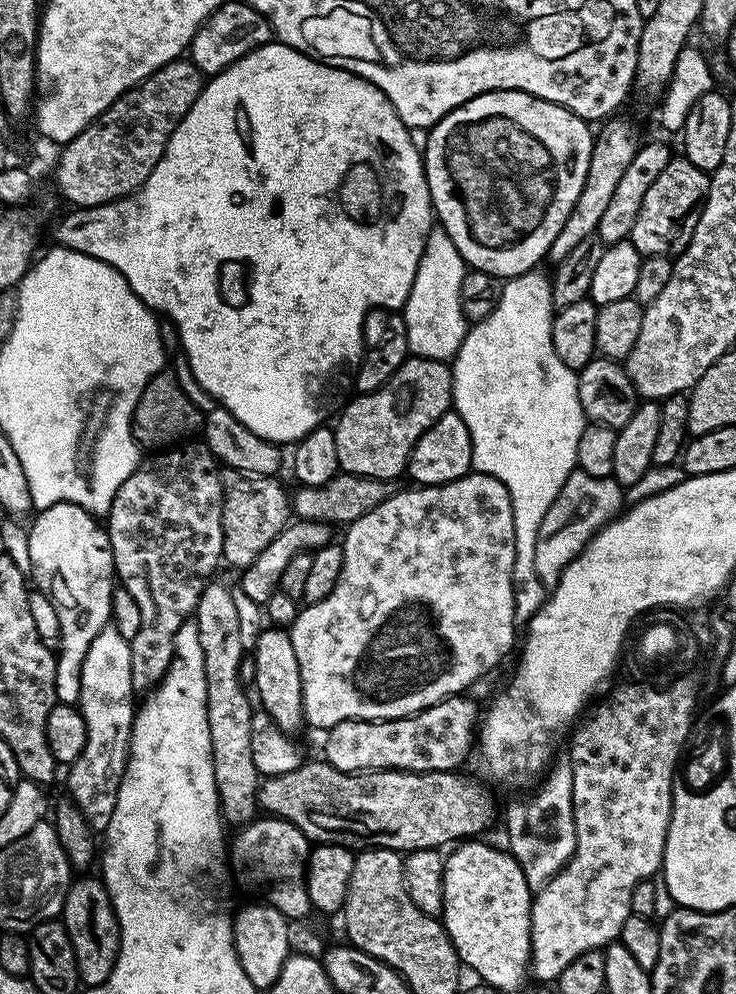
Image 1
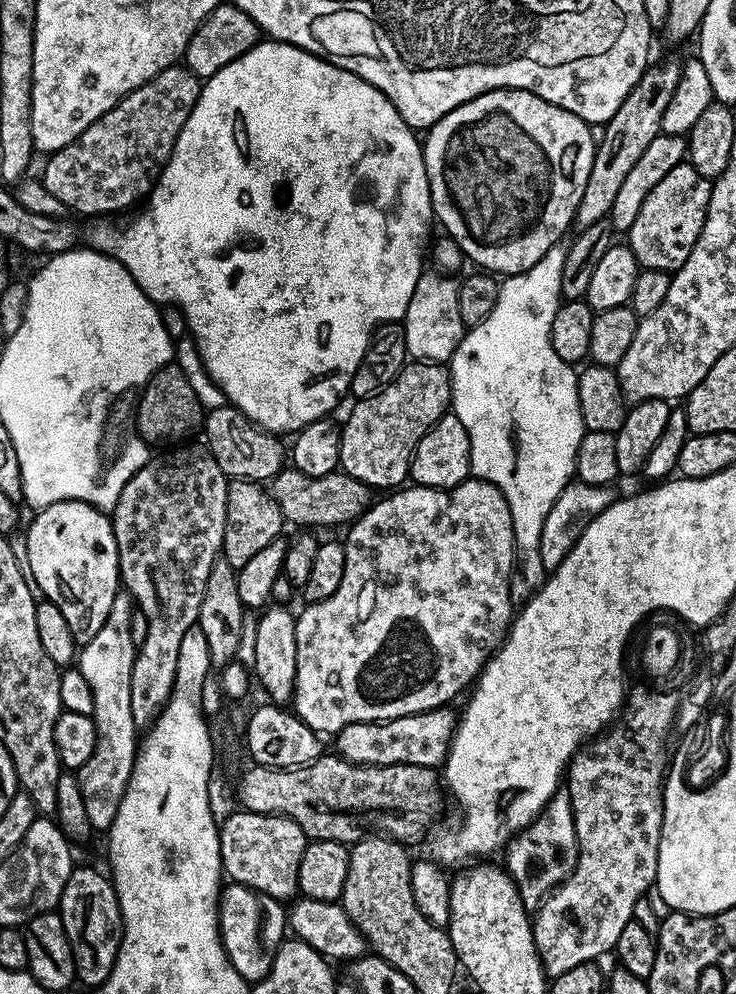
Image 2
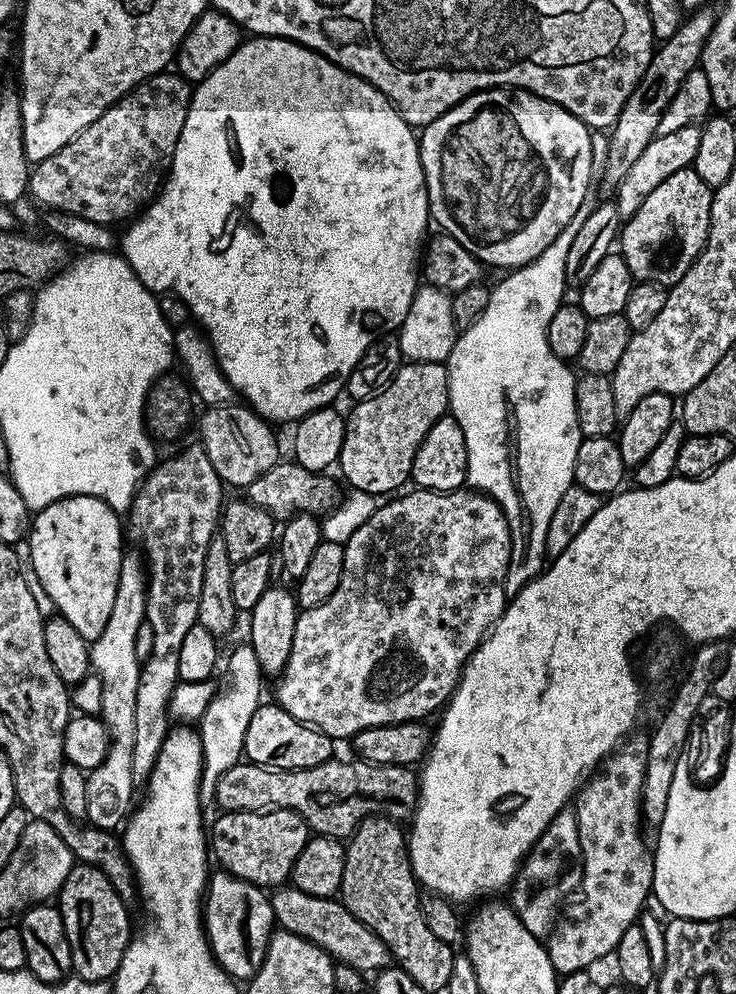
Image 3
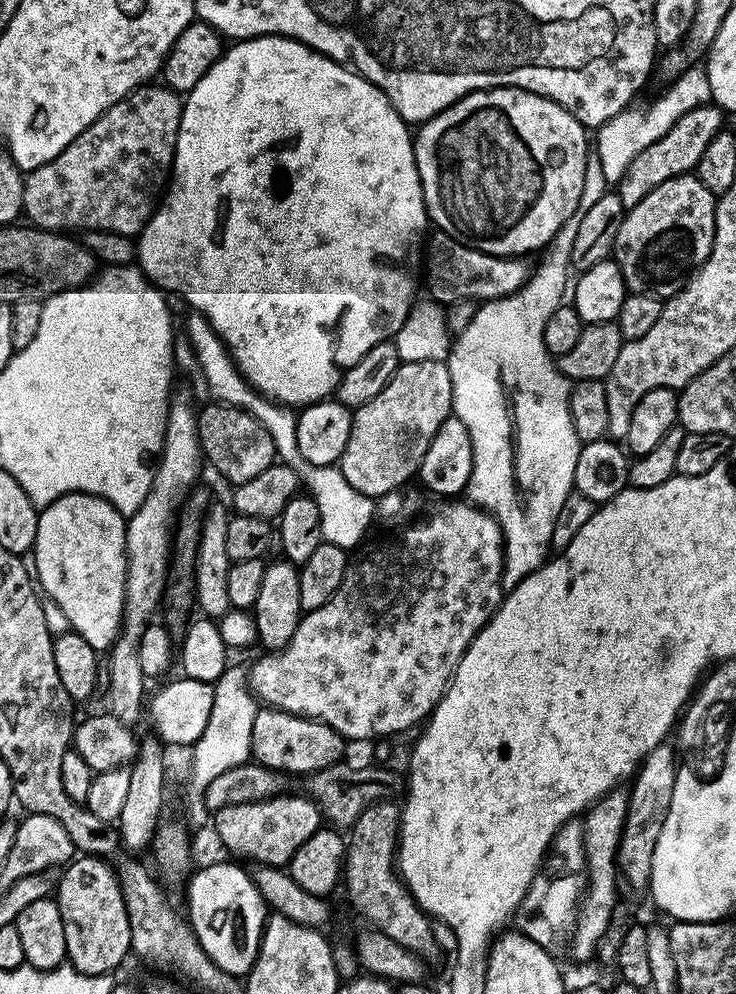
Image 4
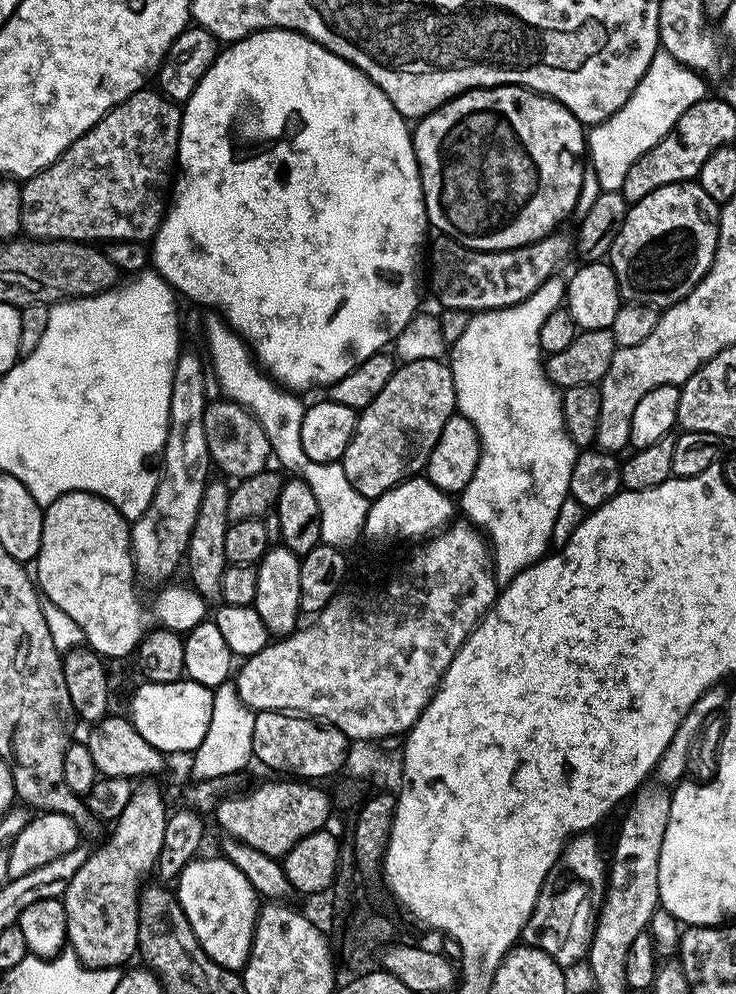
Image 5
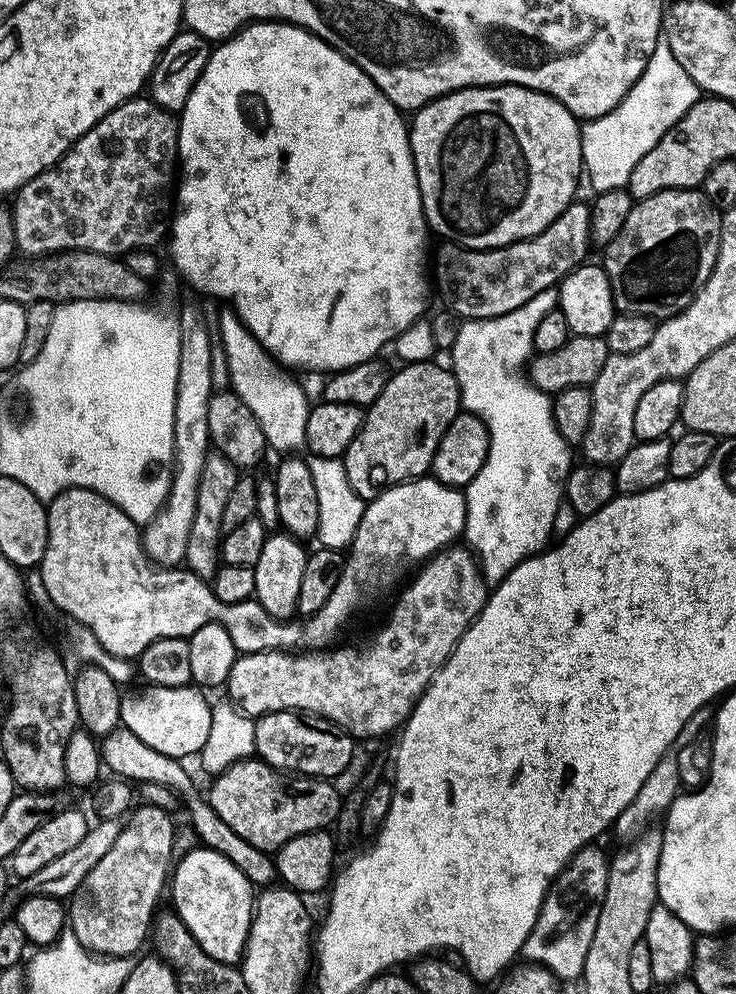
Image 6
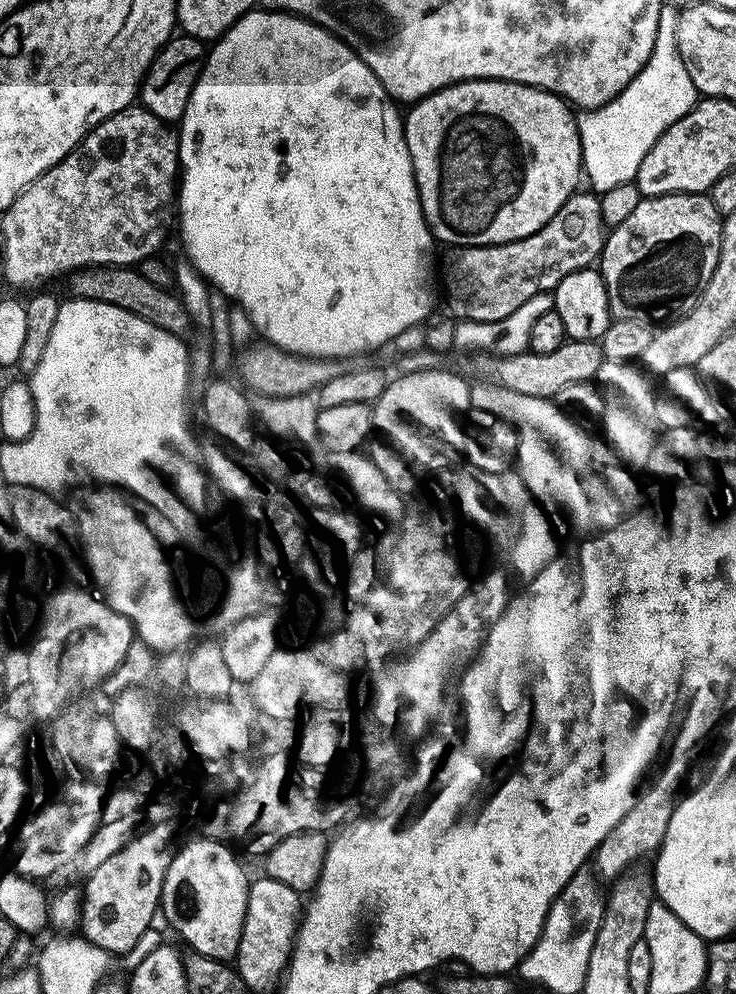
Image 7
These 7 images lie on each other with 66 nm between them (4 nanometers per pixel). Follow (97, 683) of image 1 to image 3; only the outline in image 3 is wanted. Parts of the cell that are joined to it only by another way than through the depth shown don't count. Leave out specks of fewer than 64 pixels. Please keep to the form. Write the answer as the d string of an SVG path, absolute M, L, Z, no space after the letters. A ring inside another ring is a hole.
M125 551L120 563L118 590L114 594L114 610L110 610L110 618L102 634L90 644L91 671L100 682L100 716L108 728L109 742L106 758L102 758L98 767L88 772L86 814L91 827L109 830L119 829L127 821L134 808L132 790L137 787L133 773L134 704L142 661L134 650L134 638L138 638L138 626L142 626L147 614L148 578L145 561L141 553L136 552Z

